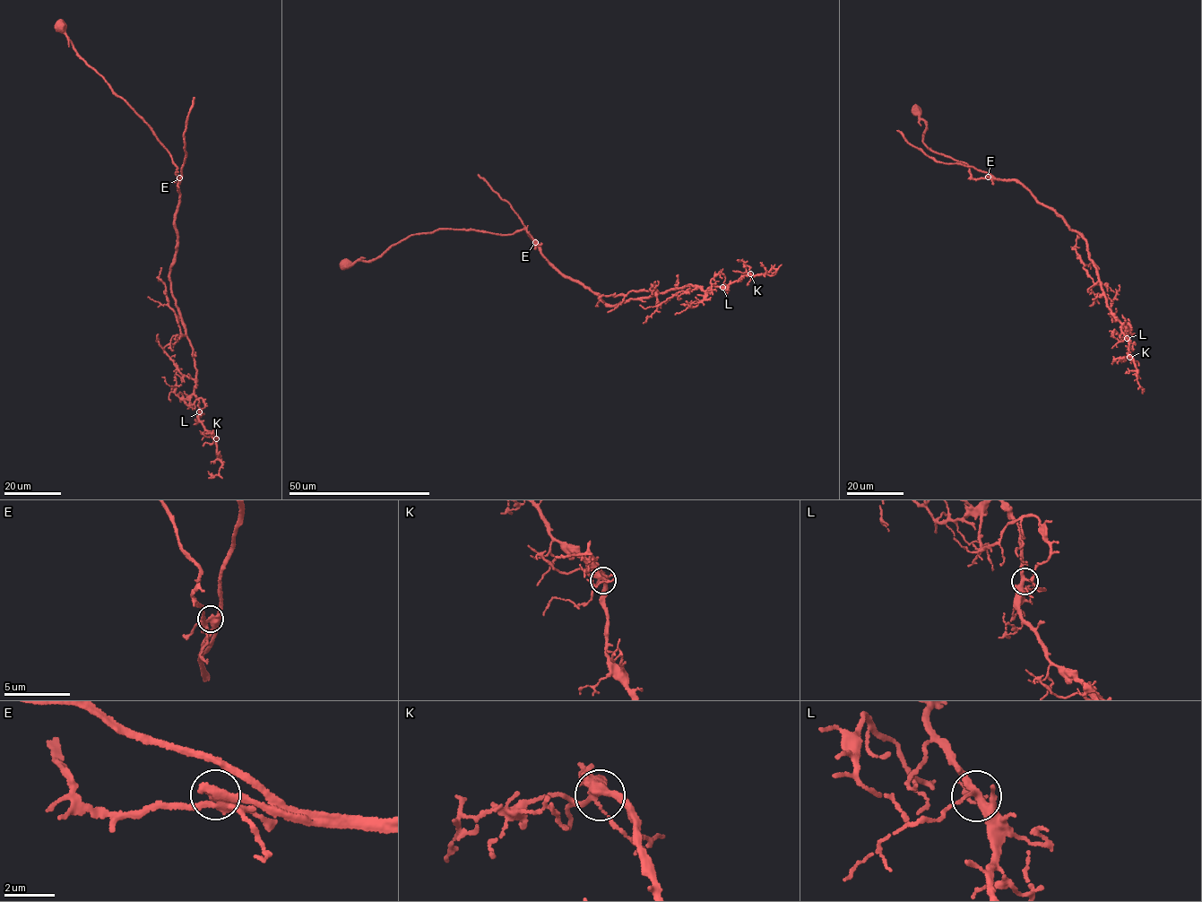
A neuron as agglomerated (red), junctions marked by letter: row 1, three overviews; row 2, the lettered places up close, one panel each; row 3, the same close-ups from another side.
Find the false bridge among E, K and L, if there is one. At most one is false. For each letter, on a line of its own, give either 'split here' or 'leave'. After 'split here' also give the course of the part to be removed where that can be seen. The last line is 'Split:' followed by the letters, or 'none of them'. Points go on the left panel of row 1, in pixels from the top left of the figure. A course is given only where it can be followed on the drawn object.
E: leave
K: leave
L: leave
Split: none of them

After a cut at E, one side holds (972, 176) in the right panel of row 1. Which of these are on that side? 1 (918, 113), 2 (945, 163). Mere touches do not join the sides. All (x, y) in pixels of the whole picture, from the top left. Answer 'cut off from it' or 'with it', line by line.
1: with it
2: cut off from it

